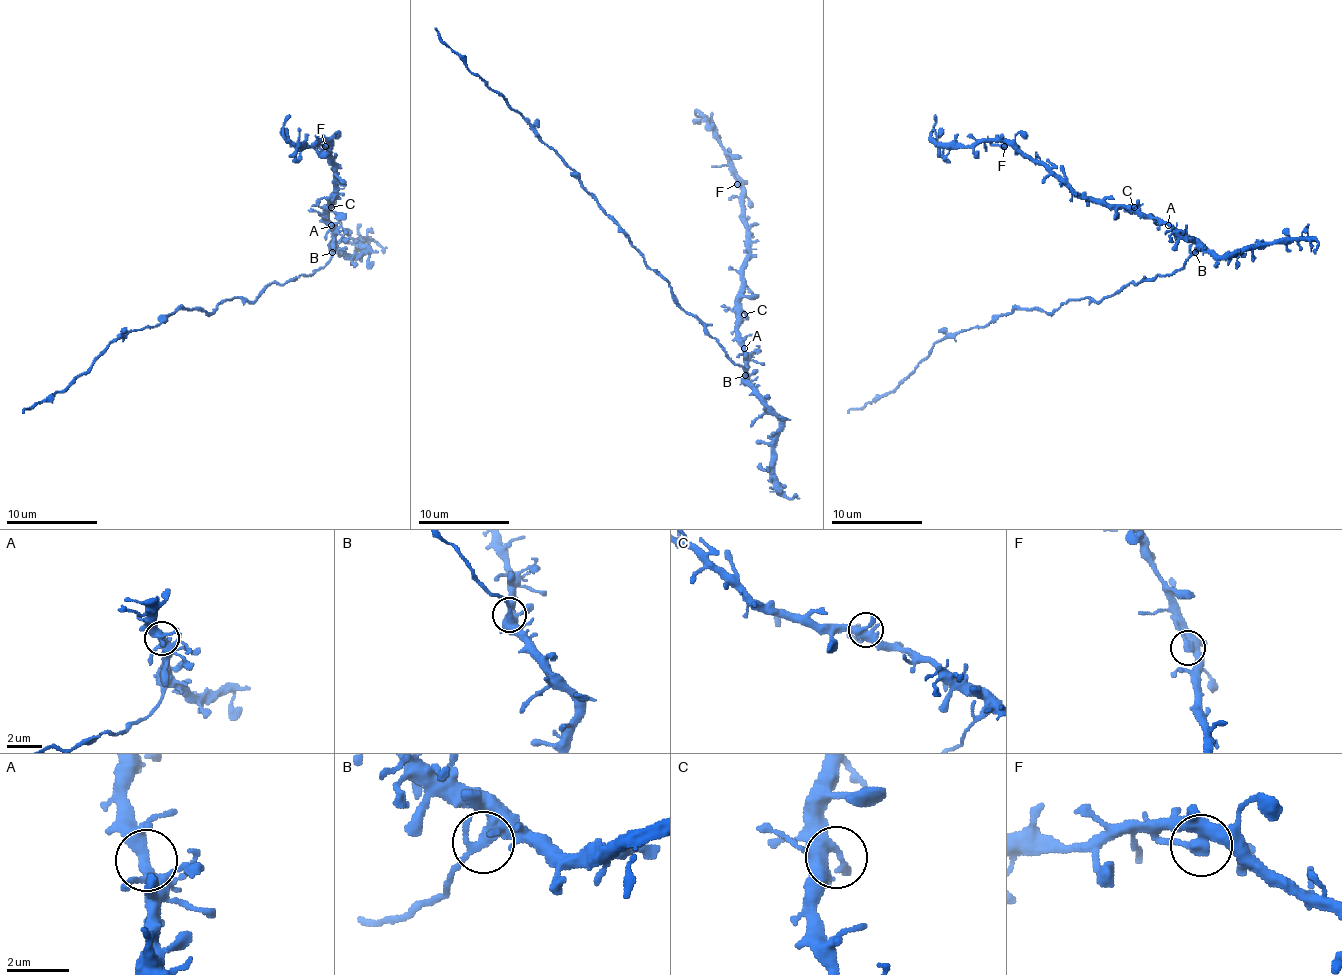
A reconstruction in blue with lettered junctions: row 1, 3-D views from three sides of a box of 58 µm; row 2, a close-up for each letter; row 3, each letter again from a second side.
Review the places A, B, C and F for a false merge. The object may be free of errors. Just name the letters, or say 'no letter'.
B

